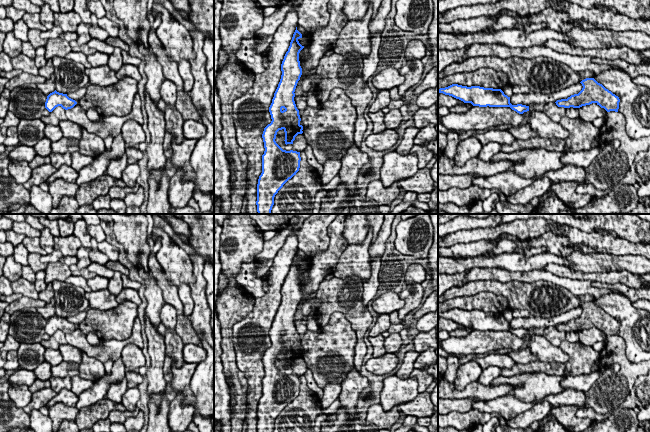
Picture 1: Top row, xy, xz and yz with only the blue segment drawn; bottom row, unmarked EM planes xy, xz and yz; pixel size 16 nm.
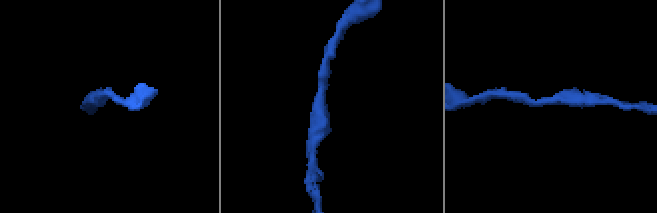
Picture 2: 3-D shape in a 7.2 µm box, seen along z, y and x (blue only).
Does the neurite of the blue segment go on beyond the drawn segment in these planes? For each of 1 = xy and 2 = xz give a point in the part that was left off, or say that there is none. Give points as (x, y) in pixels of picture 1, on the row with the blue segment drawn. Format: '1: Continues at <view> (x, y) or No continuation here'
1: No continuation here
2: No continuation here

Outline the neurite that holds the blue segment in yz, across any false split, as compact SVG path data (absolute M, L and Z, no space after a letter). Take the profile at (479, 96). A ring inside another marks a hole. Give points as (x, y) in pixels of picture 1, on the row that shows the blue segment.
M452 84L445 88L438 89L439 93L452 96L464 103L471 103L479 107L510 107L519 114L529 111L529 106L510 103L510 97L504 94L501 89L484 88L480 86L462 86Z

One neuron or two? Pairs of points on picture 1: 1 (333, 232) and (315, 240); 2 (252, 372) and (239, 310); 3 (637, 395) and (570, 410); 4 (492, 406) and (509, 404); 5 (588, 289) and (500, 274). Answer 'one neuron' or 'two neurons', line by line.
1: one neuron
2: two neurons
3: one neuron
4: one neuron
5: one neuron

